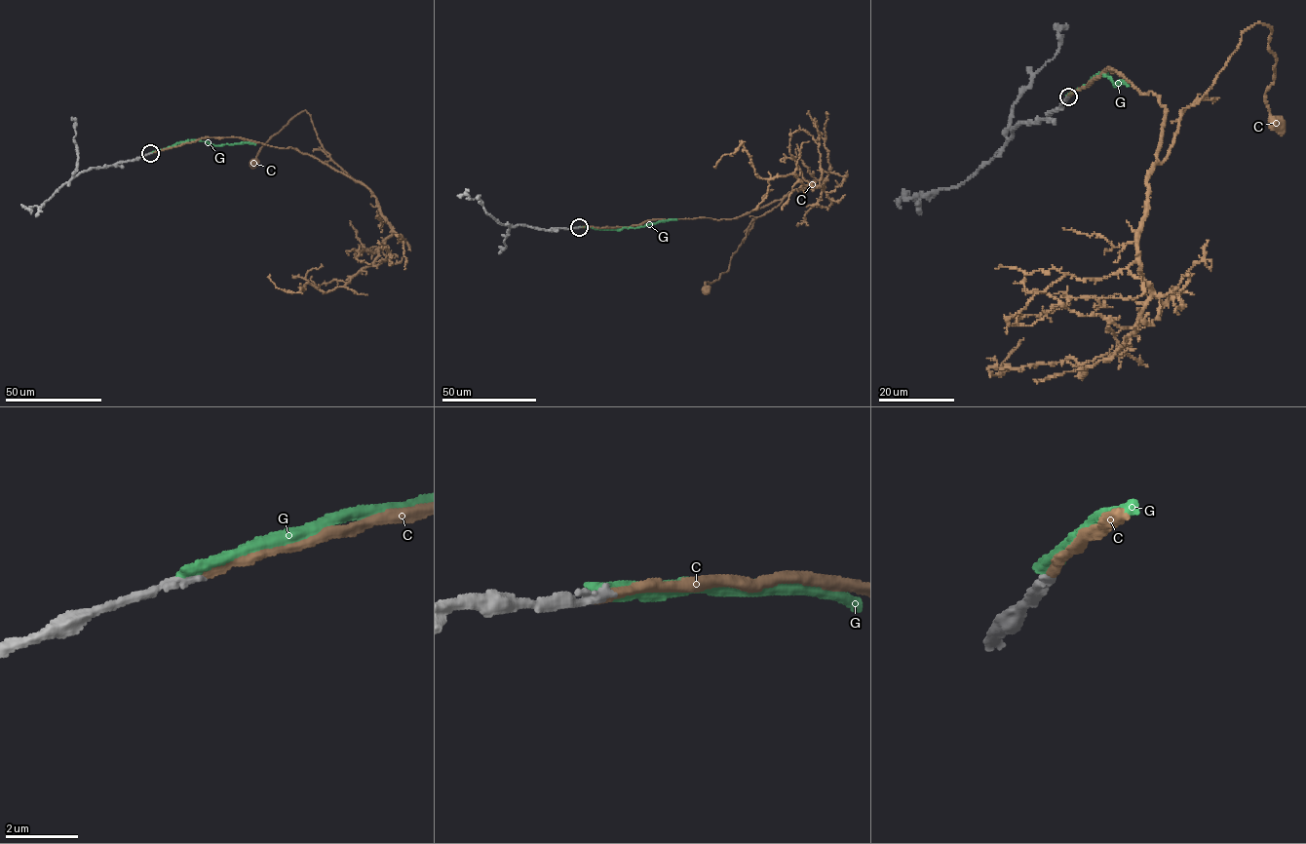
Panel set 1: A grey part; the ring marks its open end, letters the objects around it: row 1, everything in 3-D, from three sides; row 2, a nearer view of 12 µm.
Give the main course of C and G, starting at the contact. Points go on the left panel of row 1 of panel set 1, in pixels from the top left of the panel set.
C: (151, 153), (206, 136), (241, 137), (296, 148), (356, 181), (325, 149), (304, 110), (269, 139), (253, 163)
G: (151, 153), (192, 139), (216, 145), (255, 144)

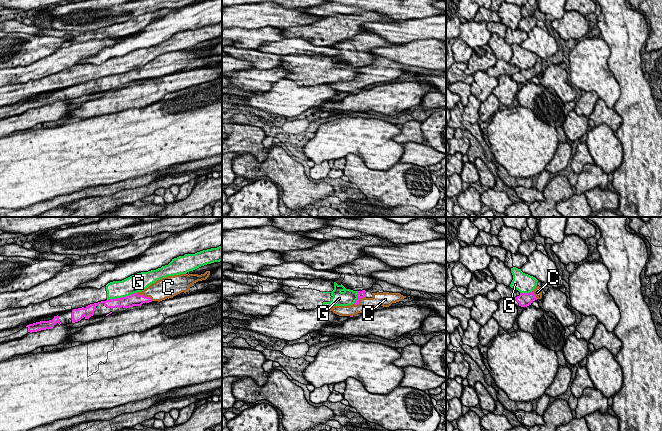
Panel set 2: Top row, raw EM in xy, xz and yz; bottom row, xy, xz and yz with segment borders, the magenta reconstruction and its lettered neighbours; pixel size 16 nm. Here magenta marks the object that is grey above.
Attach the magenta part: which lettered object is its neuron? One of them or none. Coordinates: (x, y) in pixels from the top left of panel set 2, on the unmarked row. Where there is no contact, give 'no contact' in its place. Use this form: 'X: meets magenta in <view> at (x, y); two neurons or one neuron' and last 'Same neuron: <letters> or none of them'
C: meets magenta in xy at (144, 72); one neuron
G: meets magenta in xy at (122, 73); two neurons
Same neuron: C

